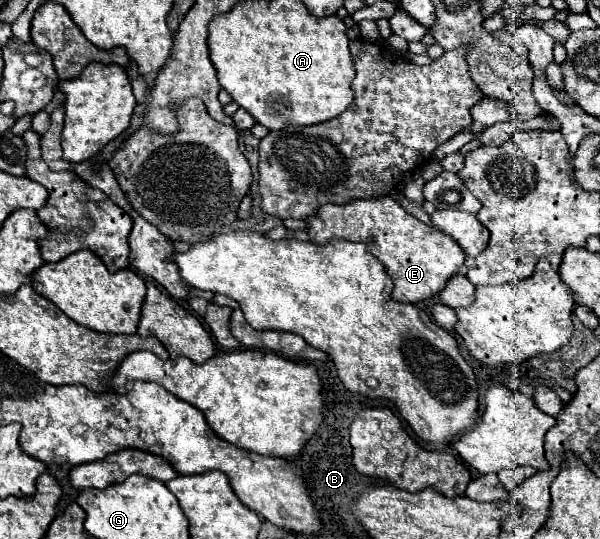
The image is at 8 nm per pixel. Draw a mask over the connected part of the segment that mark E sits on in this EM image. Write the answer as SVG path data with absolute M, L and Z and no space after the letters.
M378 197L372 201L352 201L346 205L324 205L316 215L306 219L308 235L314 243L324 245L332 239L346 241L368 241L372 239L370 251L376 255L388 275L394 281L392 299L404 303L418 303L440 293L450 277L464 271L464 249L446 233L422 223L404 211L404 207L392 197Z

